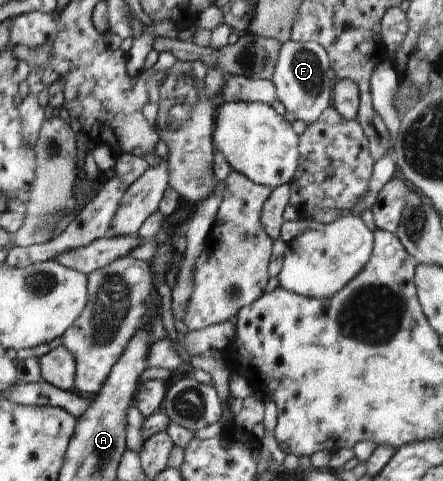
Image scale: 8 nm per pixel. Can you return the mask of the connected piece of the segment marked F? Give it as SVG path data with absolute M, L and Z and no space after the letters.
M290 39L281 45L271 80L277 99L284 105L288 115L292 119L302 119L308 125L314 123L330 105L330 95L338 79L329 64L327 51L319 43Z

